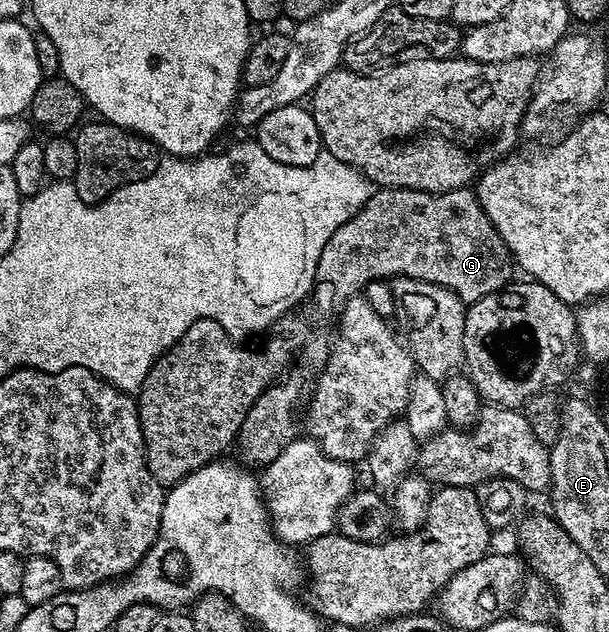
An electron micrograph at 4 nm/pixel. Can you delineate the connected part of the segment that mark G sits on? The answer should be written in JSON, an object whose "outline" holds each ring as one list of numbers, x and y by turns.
{"outline":[[397,186,376,188,364,202,363,208,350,220,346,220,346,224,338,227,330,240,326,240,326,248,322,248,322,256,318,256,316,275,308,299,295,311,288,311,283,318,277,318,275,324,269,327,262,345,272,346,272,342,281,342,284,339,288,353,294,356,301,349,301,343,315,333,314,328,326,325,331,318,333,321,336,311,345,302,359,295,370,283,377,280,410,277,428,281,454,291,469,306,482,296,505,289,513,281,512,270,514,271,514,259,508,253,508,245,480,207,471,189,431,194]]}

